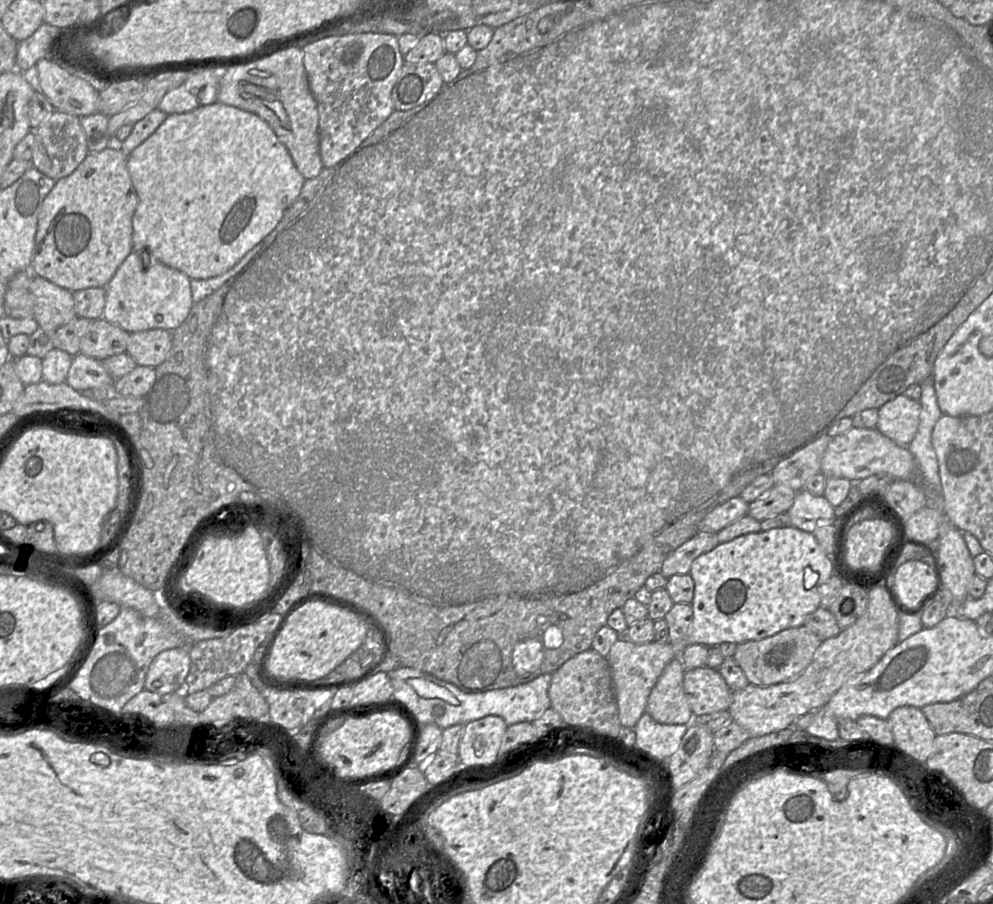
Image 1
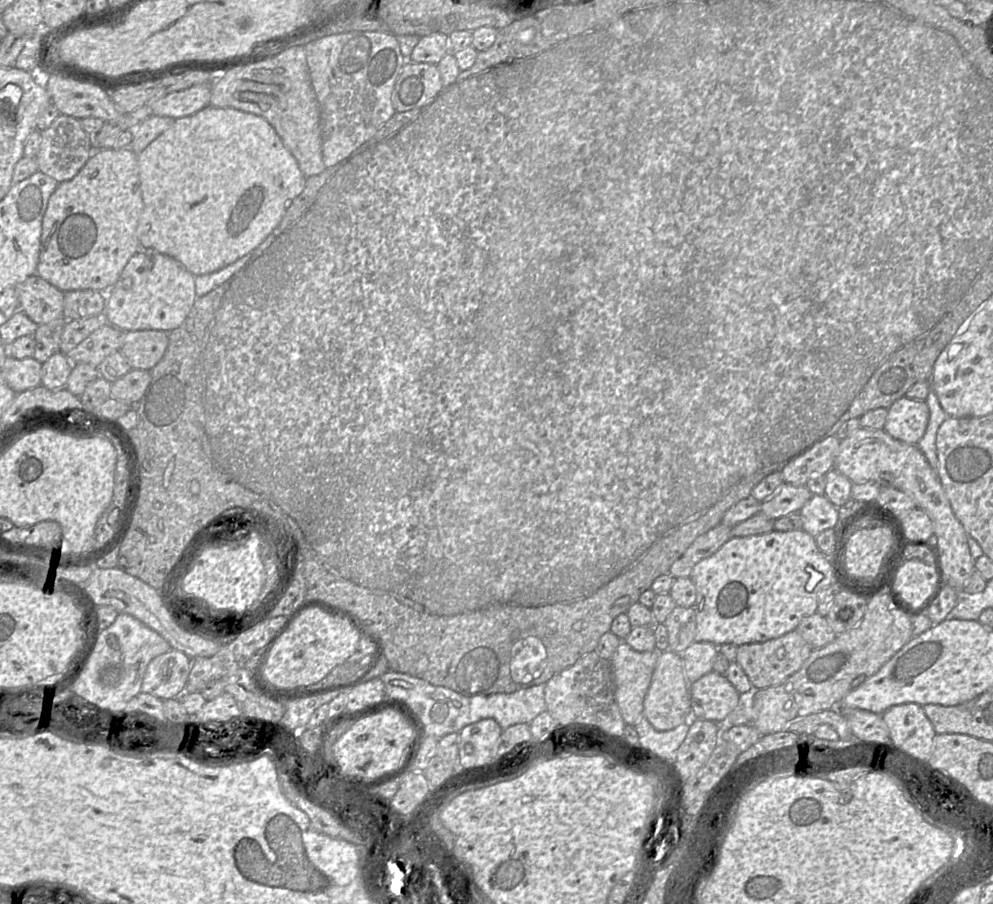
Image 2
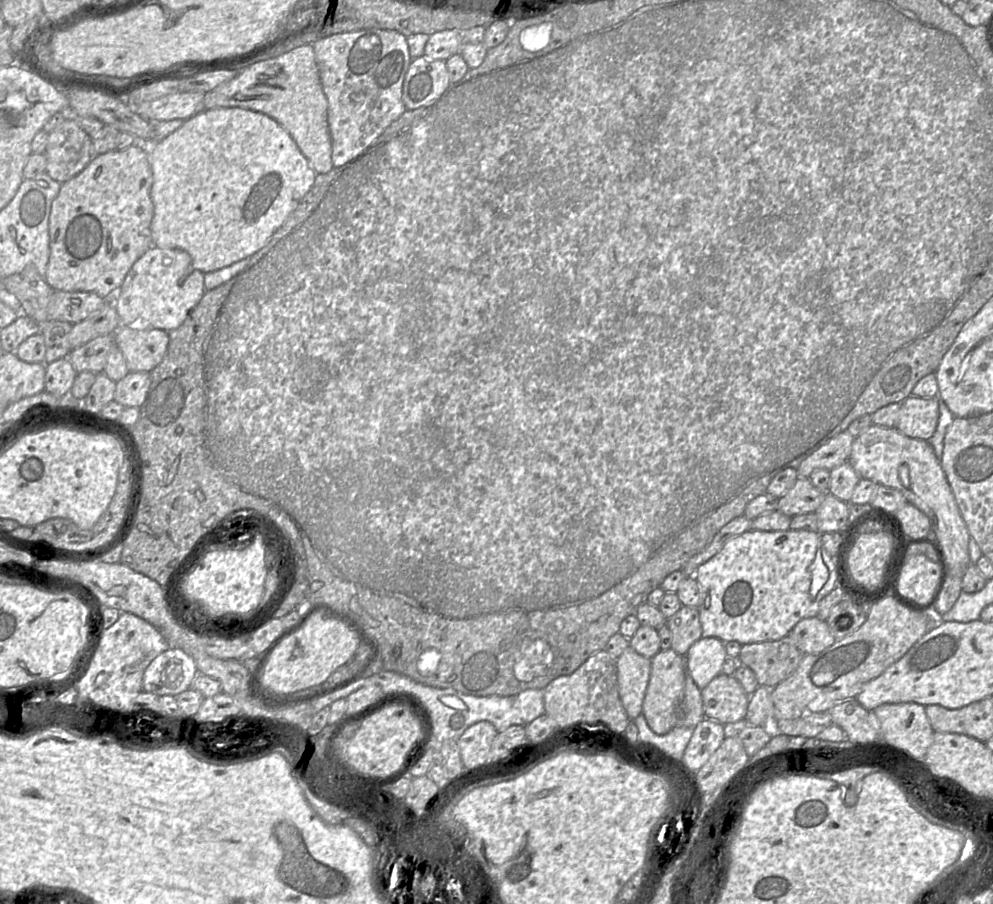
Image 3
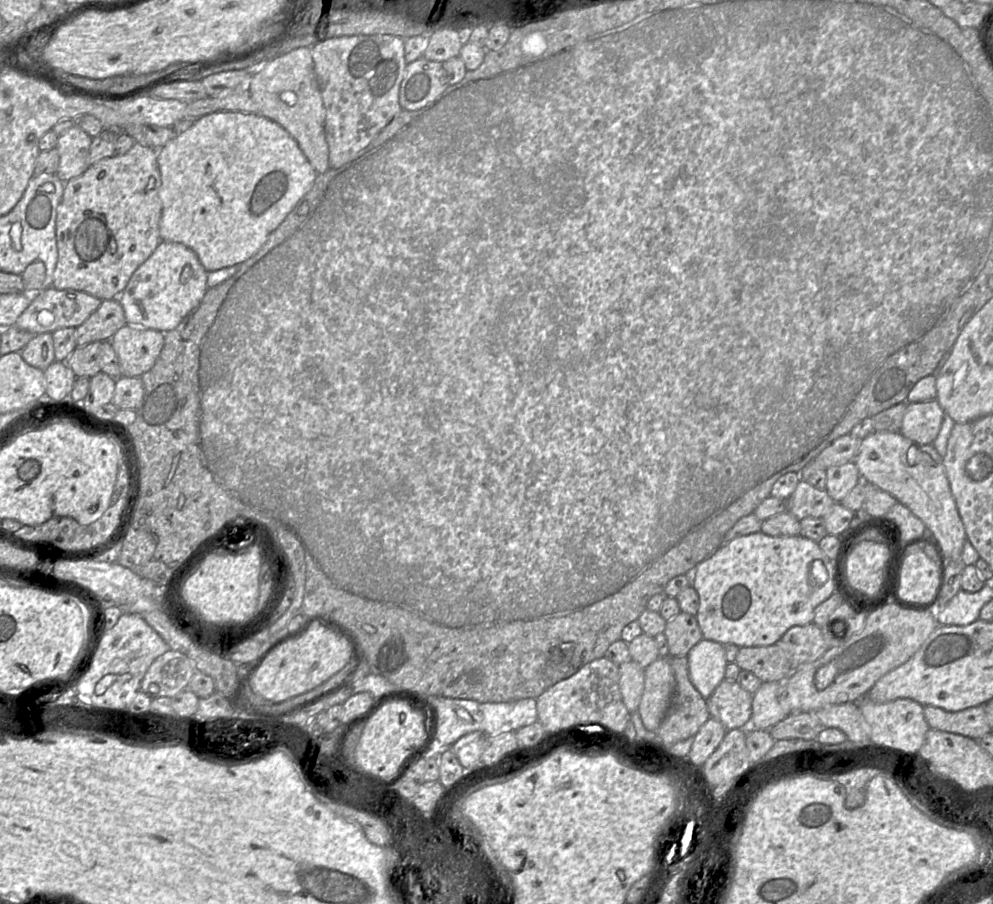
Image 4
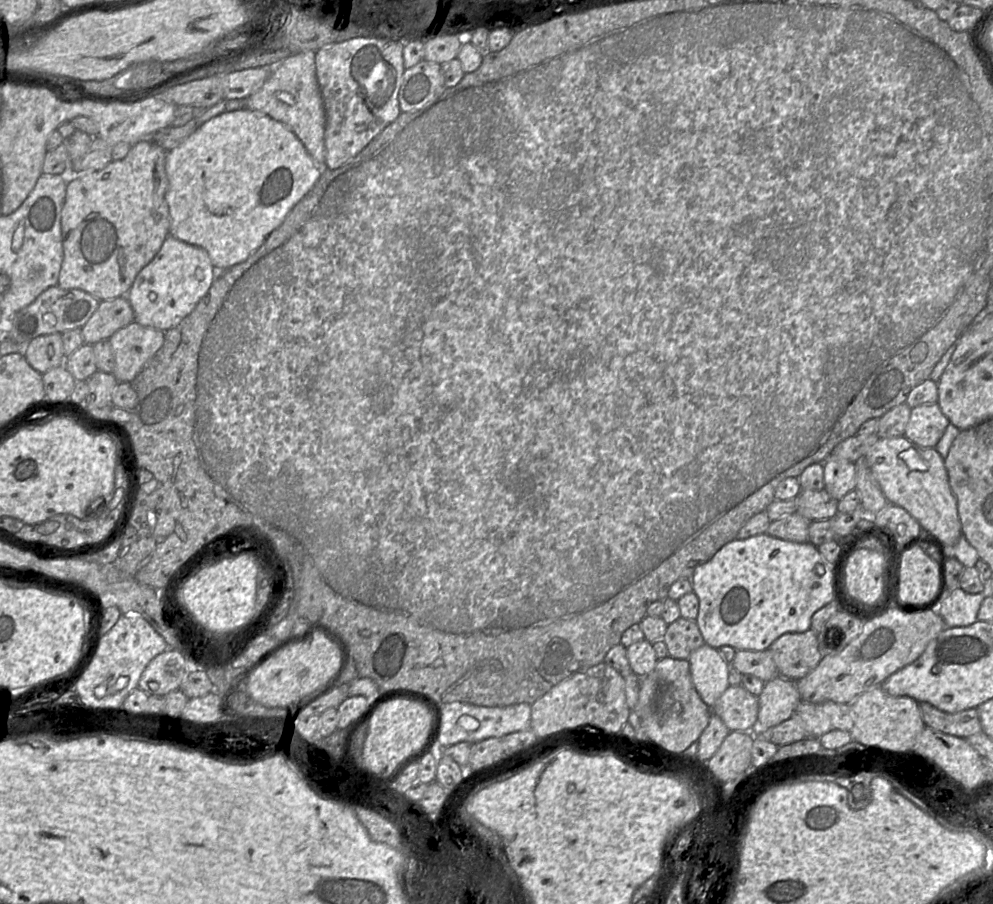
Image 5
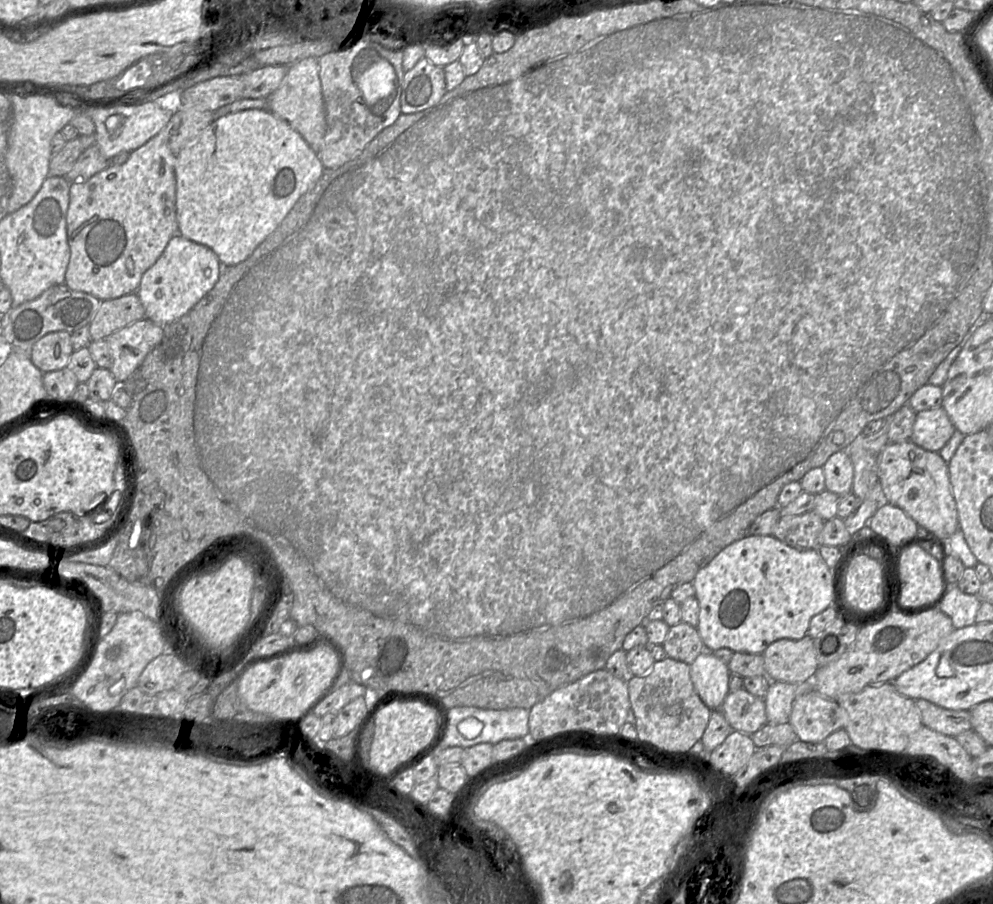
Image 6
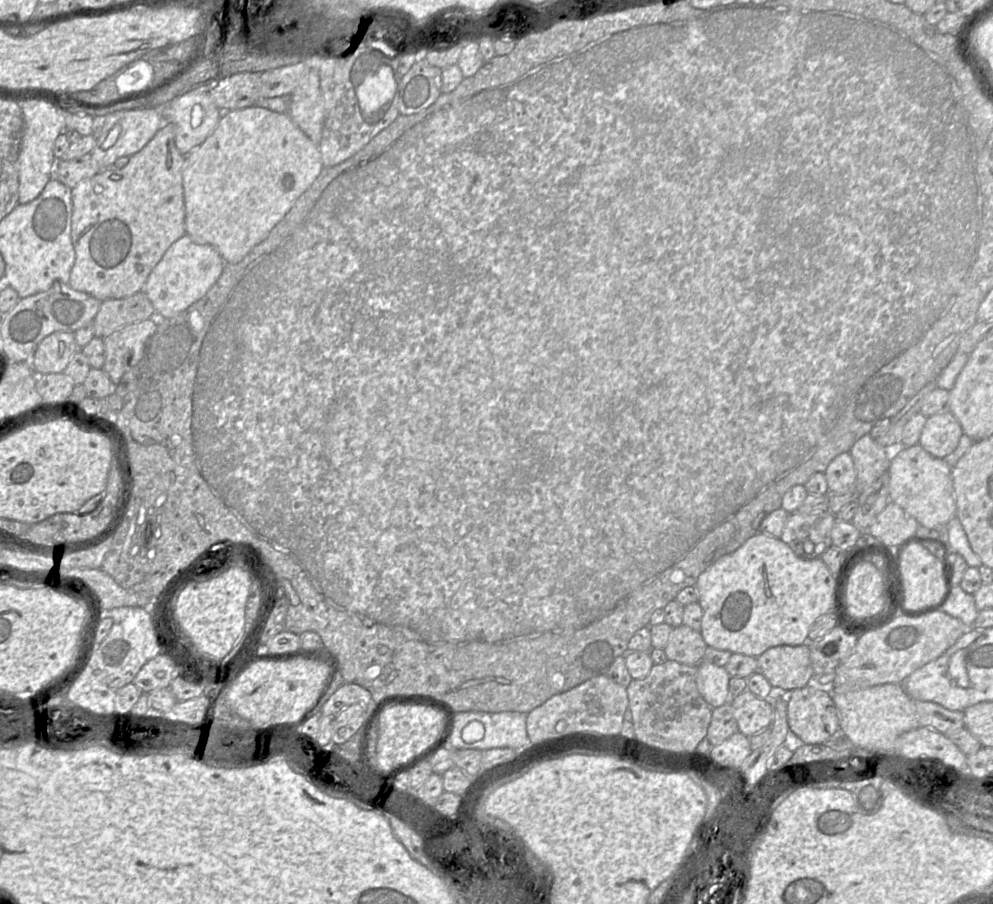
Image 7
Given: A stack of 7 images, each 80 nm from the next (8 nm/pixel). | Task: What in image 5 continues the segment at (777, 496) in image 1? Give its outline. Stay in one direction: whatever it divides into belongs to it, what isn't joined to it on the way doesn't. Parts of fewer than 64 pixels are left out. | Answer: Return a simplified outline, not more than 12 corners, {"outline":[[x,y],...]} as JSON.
{"outline":[[802,489],[796,513],[812,521],[832,519],[838,501],[825,489]]}

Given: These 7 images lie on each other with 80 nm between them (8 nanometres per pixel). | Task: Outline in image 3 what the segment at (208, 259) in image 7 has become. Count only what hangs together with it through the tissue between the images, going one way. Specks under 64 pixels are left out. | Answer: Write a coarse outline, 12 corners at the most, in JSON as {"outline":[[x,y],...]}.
{"outline":[[151,247],[114,297],[121,326],[169,332],[204,293],[181,249]]}

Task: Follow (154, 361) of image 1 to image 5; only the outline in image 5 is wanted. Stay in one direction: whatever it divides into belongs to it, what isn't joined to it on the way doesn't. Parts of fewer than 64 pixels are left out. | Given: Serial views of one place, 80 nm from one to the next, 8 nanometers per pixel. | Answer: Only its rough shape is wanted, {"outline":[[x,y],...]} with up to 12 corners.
{"outline":[[132,322],[108,339],[113,376],[132,383],[165,332]]}

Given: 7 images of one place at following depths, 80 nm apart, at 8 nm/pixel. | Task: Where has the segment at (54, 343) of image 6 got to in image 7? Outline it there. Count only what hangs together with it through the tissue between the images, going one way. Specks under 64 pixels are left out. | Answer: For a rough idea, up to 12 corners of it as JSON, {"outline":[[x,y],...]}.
{"outline":[[56,331],[31,360],[36,375],[63,373],[78,351],[74,332]]}

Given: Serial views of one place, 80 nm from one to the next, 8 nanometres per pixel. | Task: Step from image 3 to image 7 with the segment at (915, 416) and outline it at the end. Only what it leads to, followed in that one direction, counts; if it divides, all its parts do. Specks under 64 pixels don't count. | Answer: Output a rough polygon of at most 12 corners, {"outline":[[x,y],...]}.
{"outline":[[951,412],[927,417],[918,444],[936,458],[963,435]]}

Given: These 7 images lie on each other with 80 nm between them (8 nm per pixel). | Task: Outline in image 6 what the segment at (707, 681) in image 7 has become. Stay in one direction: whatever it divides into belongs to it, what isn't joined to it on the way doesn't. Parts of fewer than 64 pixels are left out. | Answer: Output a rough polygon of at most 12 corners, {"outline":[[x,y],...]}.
{"outline":[[704,651],[690,665],[702,702],[720,710],[729,692],[728,664]]}

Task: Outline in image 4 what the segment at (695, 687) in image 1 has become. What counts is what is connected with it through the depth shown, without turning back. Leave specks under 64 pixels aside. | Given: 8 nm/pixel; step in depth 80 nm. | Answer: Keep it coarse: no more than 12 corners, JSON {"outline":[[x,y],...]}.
{"outline":[[724,679],[706,699],[727,730],[747,729],[752,694]]}

